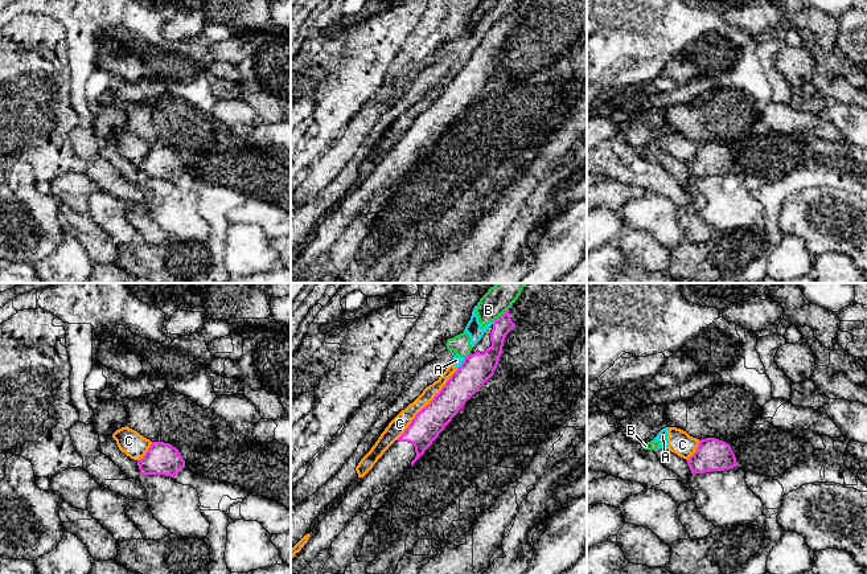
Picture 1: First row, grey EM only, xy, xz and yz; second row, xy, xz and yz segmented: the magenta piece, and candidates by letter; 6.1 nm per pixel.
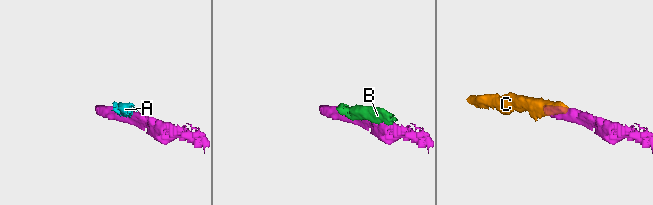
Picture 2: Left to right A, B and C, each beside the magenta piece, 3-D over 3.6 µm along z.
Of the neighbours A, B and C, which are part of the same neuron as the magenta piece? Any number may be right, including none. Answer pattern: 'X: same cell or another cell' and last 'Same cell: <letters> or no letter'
A: another cell
B: another cell
C: another cell
Same cell: no letter

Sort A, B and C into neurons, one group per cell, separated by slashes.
A B C

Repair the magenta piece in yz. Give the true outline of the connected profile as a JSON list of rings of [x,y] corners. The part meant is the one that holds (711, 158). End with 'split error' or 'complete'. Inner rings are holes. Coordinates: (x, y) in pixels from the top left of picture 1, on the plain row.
[[[715,142],[700,143],[697,155],[686,165],[693,179],[736,171],[731,149]]] | complete

